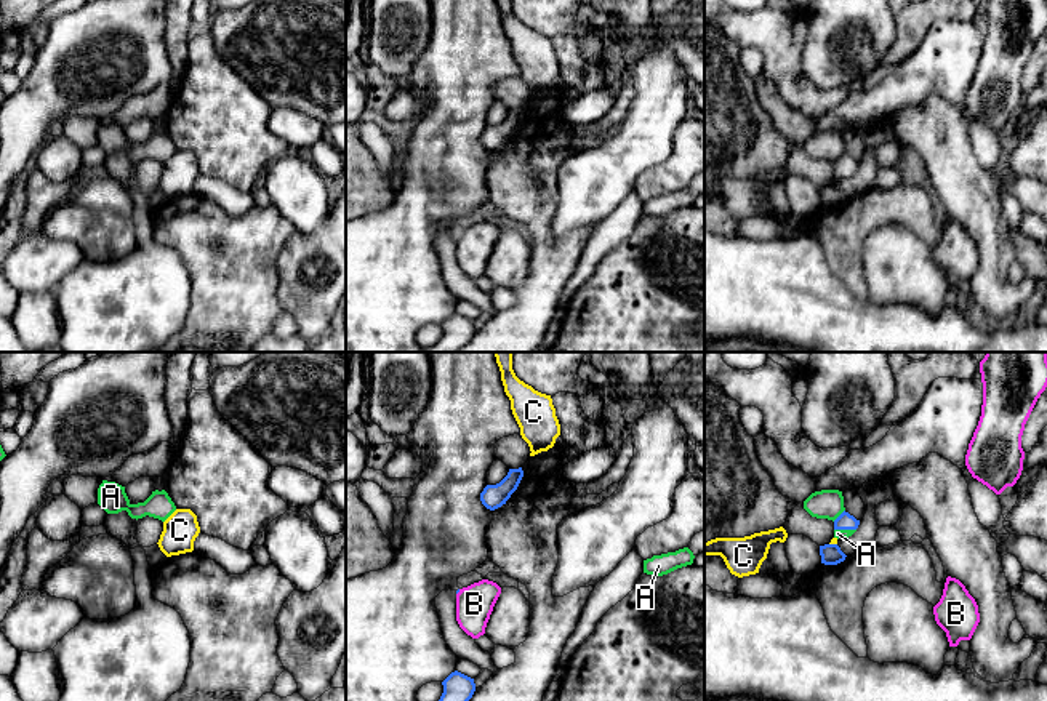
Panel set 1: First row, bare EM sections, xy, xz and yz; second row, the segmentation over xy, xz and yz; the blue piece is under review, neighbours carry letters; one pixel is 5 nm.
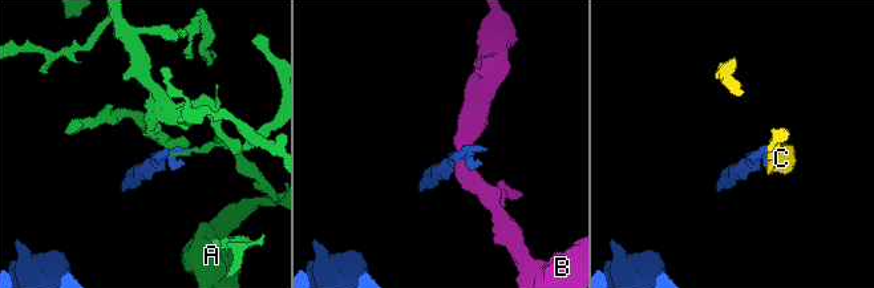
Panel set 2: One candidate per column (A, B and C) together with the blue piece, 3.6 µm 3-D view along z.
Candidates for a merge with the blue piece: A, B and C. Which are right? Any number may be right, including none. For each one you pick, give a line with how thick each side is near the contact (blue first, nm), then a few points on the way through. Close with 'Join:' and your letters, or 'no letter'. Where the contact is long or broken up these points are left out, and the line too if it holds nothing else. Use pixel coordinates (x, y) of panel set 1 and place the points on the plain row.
Join: no letter

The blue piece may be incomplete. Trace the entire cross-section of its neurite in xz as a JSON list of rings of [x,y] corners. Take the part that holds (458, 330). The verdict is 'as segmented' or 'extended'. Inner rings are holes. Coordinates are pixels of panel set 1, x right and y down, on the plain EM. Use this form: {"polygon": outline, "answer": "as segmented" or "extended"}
{"polygon": [[[455,312],[443,323],[443,334],[440,341],[421,352],[456,352],[459,347],[466,346],[474,333],[474,320]]], "answer": "as segmented"}

